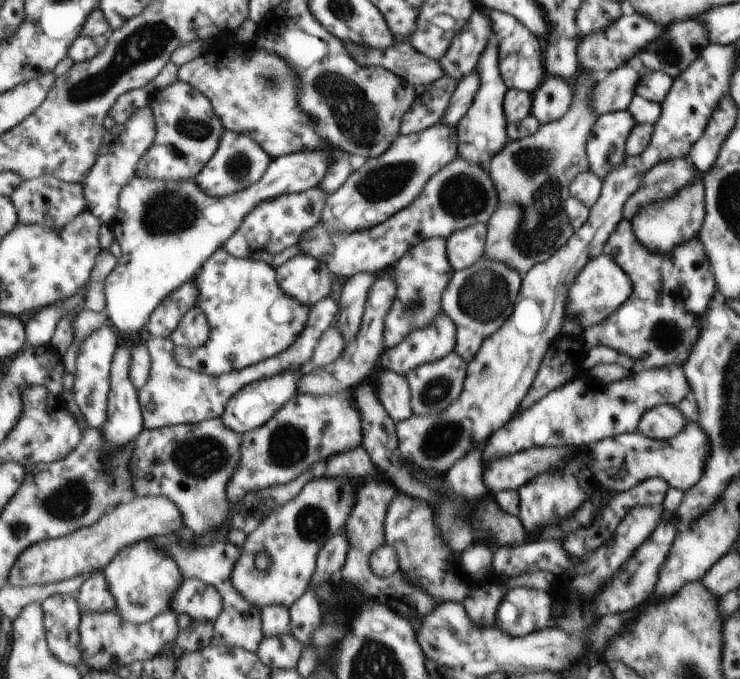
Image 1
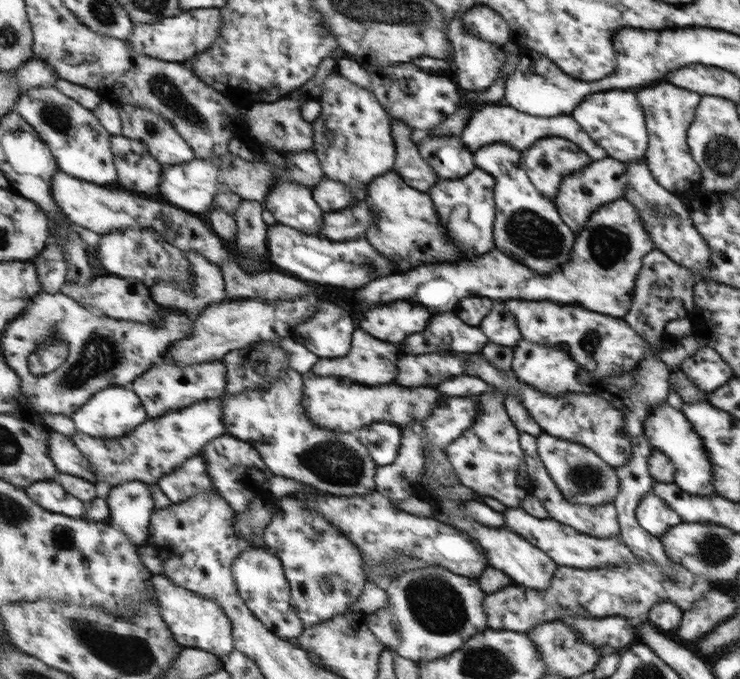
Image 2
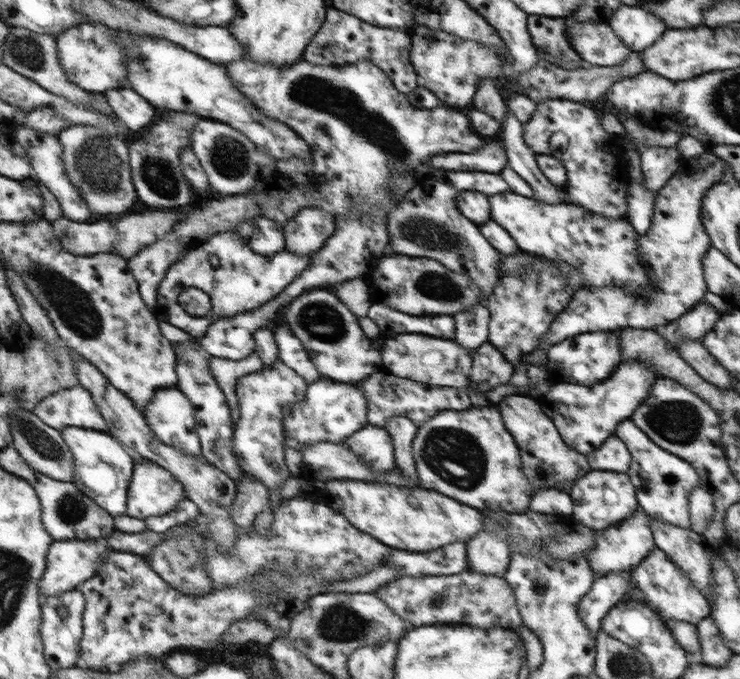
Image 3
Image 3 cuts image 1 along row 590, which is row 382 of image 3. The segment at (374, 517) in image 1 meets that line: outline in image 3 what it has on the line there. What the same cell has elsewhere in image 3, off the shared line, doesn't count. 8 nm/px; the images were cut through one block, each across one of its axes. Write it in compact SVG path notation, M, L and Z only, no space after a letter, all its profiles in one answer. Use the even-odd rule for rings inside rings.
M372 374L363 381L358 381L368 400L367 422L370 426L383 429L387 419L391 417L405 417L415 424L423 423L431 416L441 411L459 411L469 409L470 403L467 390L463 388L449 388L446 386L427 386L421 382L411 382L405 378L397 378L391 374Z

